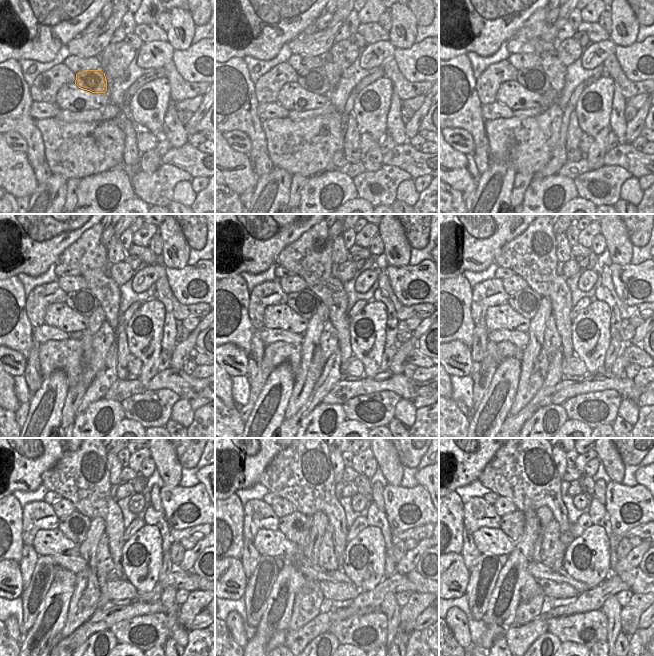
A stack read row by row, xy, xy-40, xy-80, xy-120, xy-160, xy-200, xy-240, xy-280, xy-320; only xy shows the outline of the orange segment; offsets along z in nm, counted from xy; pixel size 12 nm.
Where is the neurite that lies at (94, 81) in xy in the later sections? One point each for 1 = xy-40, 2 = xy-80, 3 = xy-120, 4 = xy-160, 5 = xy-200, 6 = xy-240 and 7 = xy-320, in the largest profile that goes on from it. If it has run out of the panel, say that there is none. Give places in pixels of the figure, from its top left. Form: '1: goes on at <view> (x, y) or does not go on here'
1: goes on at xy-40 (315, 80)
2: goes on at xy-80 (534, 79)
3: goes on at xy-120 (84, 302)
4: goes on at xy-160 (305, 303)
5: goes on at xy-200 (526, 302)
6: goes on at xy-240 (75, 526)
7: goes on at xy-320 (512, 524)

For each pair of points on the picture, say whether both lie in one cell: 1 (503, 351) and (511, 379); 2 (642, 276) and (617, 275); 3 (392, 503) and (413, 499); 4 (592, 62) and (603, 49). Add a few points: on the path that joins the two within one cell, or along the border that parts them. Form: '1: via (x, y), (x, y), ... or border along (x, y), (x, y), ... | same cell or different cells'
1: border along (520, 360), (514, 357), (506, 357), (500, 361) | different cells
2: via (635, 276), (630, 275), (621, 268) | same cell
3: via (397, 503), (408, 502) | same cell
4: via (596, 58), (600, 56), (600, 53) | same cell

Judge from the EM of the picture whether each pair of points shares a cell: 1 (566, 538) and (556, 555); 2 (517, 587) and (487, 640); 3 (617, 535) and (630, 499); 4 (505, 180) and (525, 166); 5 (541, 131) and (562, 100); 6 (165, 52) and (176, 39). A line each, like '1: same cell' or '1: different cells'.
1: same cell
2: same cell
3: same cell
4: different cells
5: different cells
6: different cells

